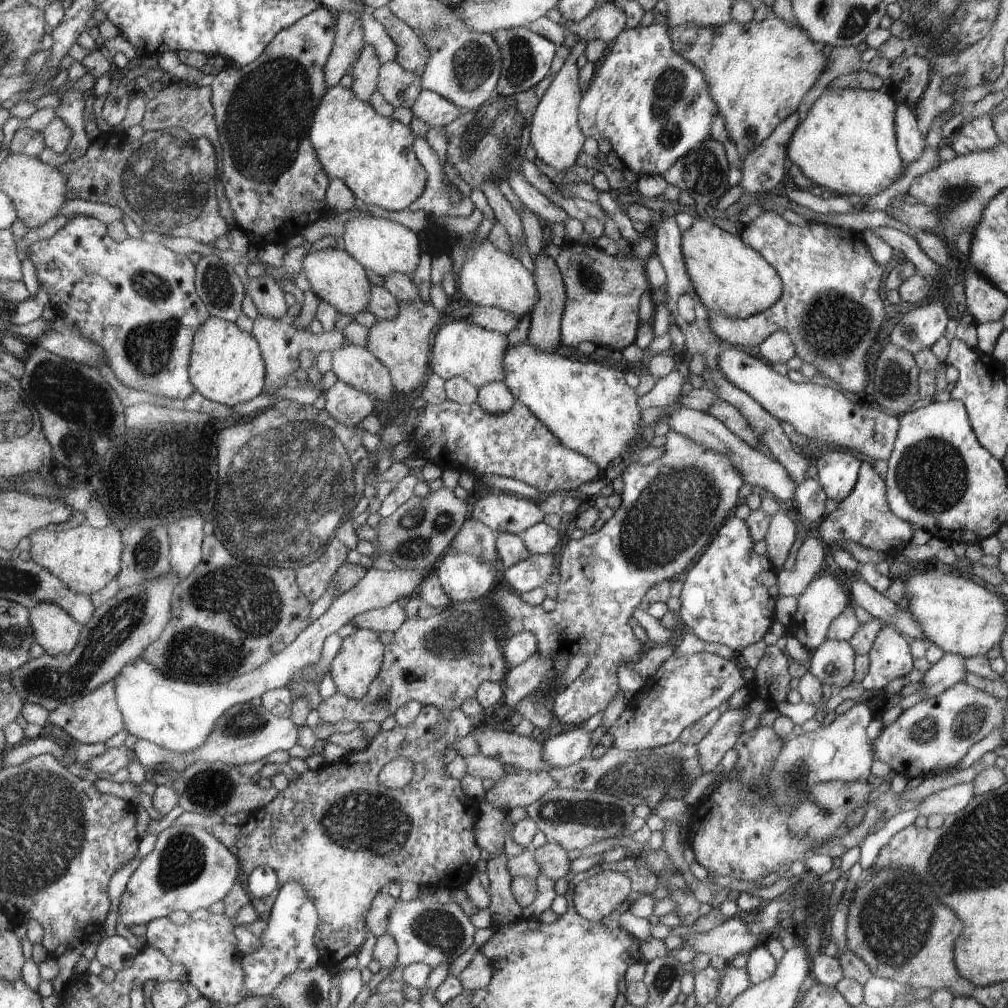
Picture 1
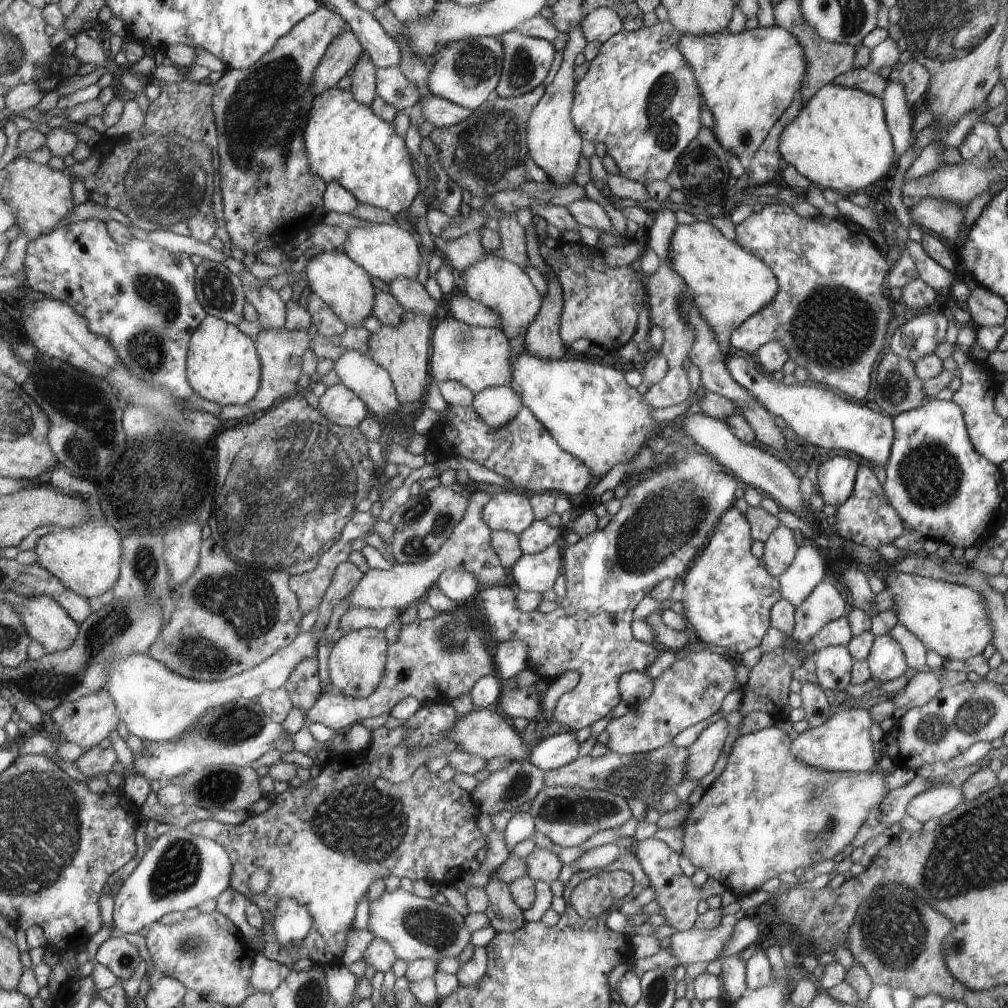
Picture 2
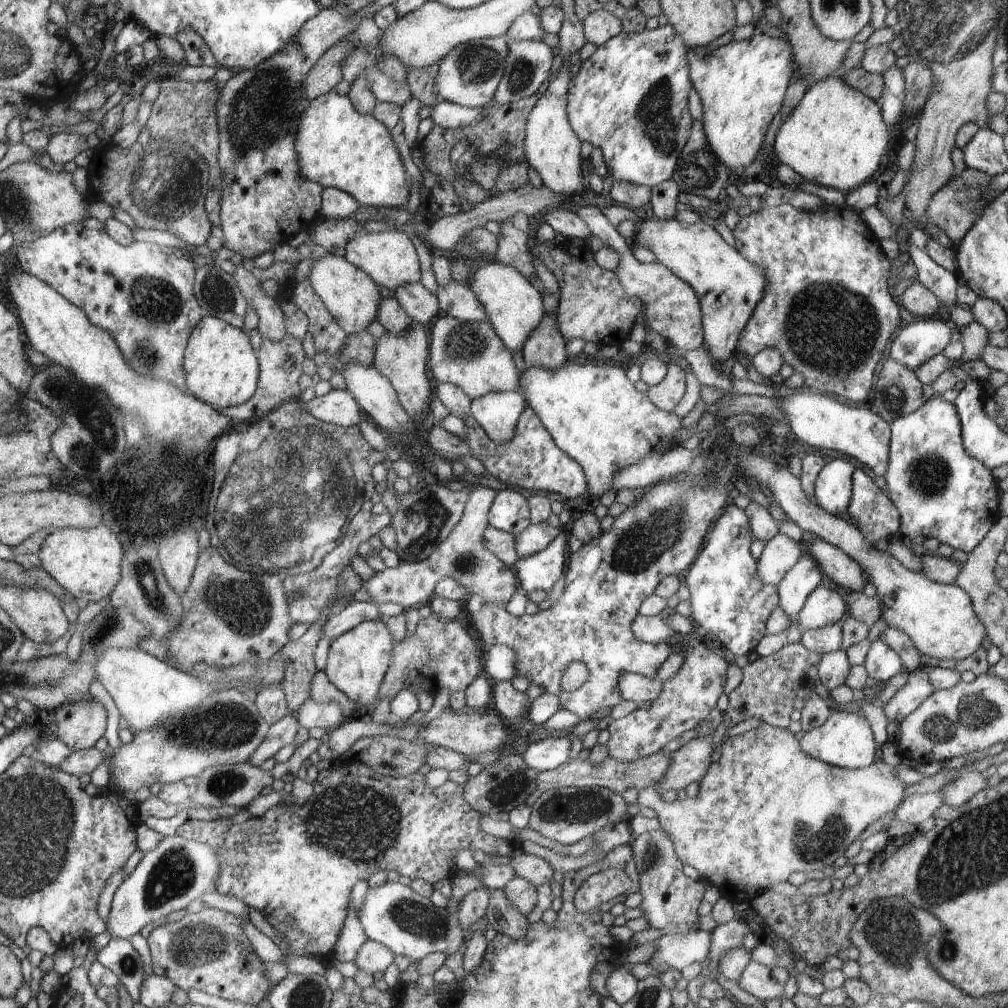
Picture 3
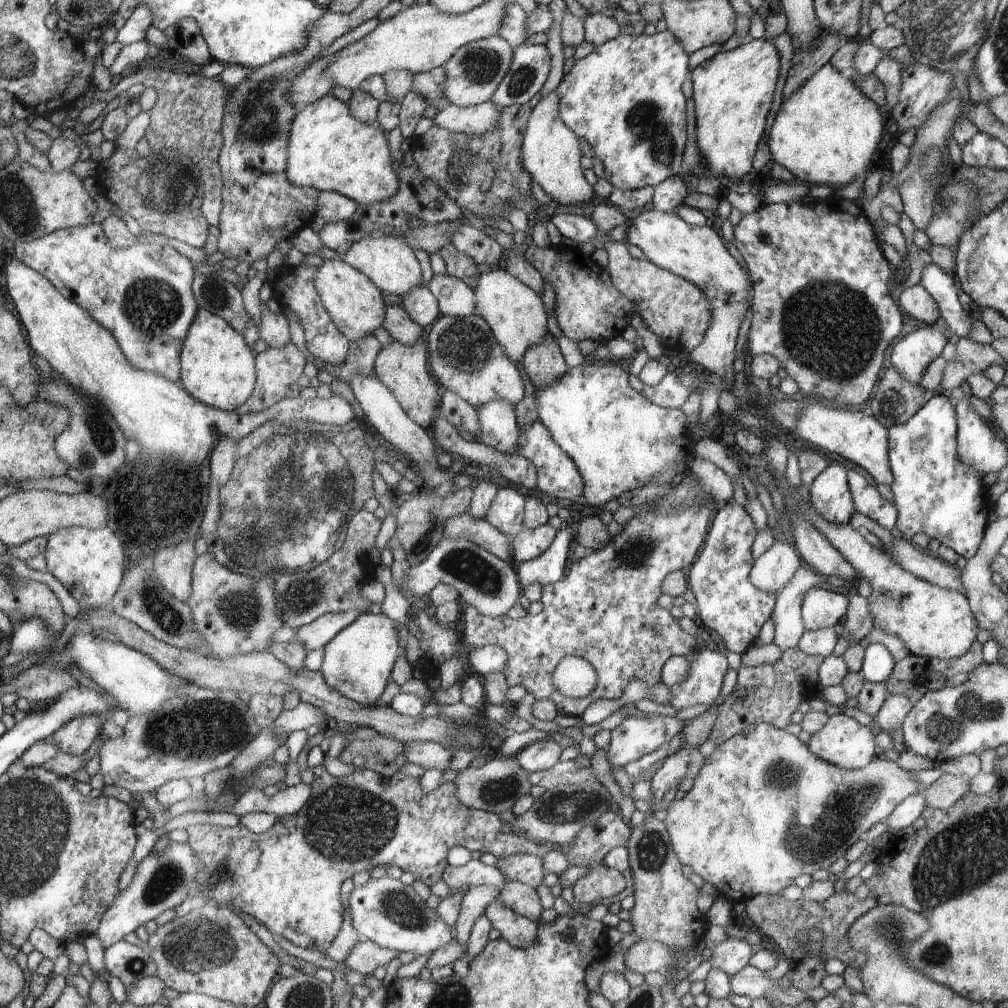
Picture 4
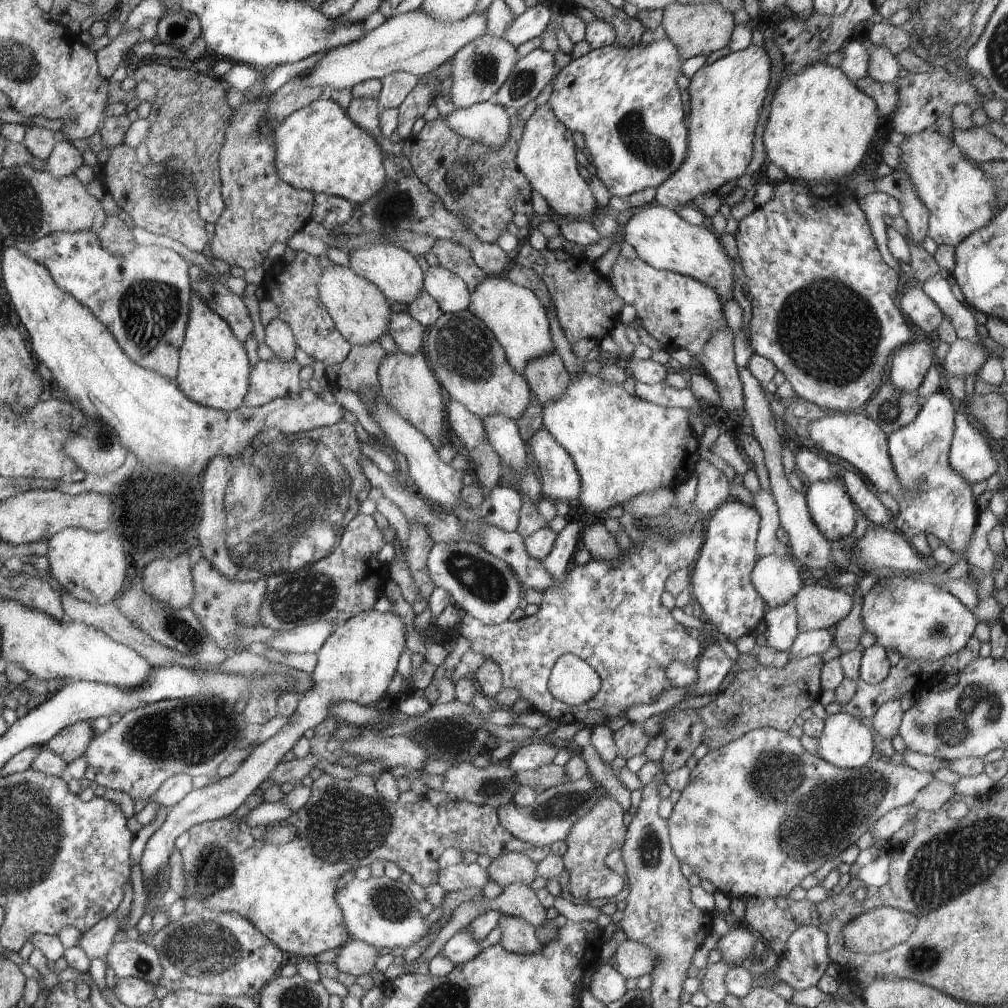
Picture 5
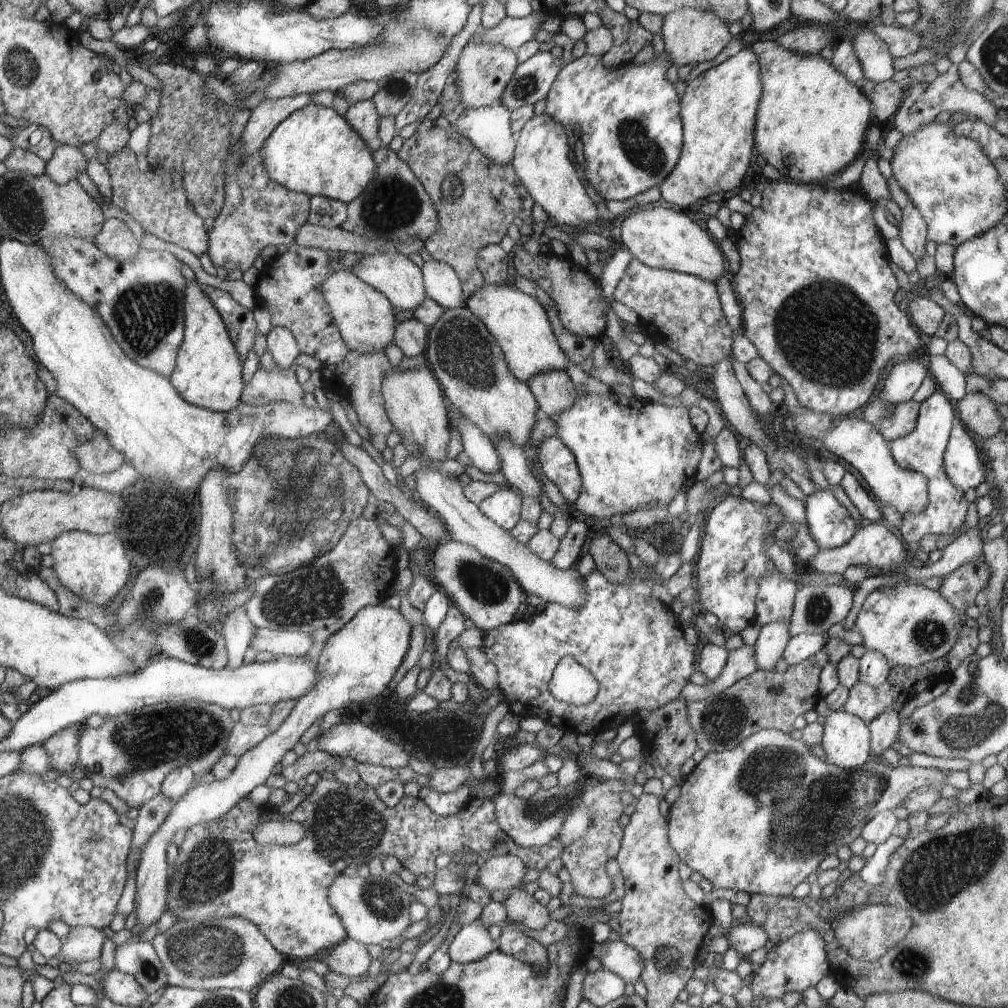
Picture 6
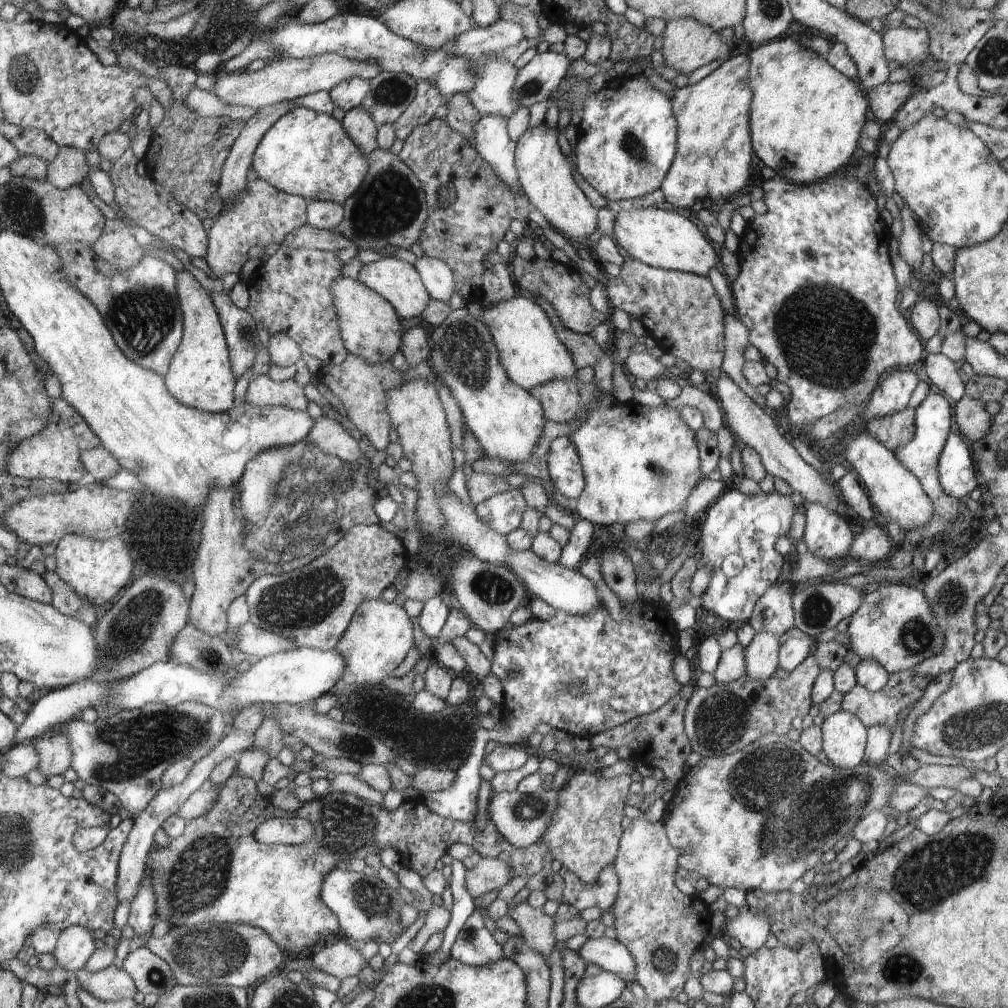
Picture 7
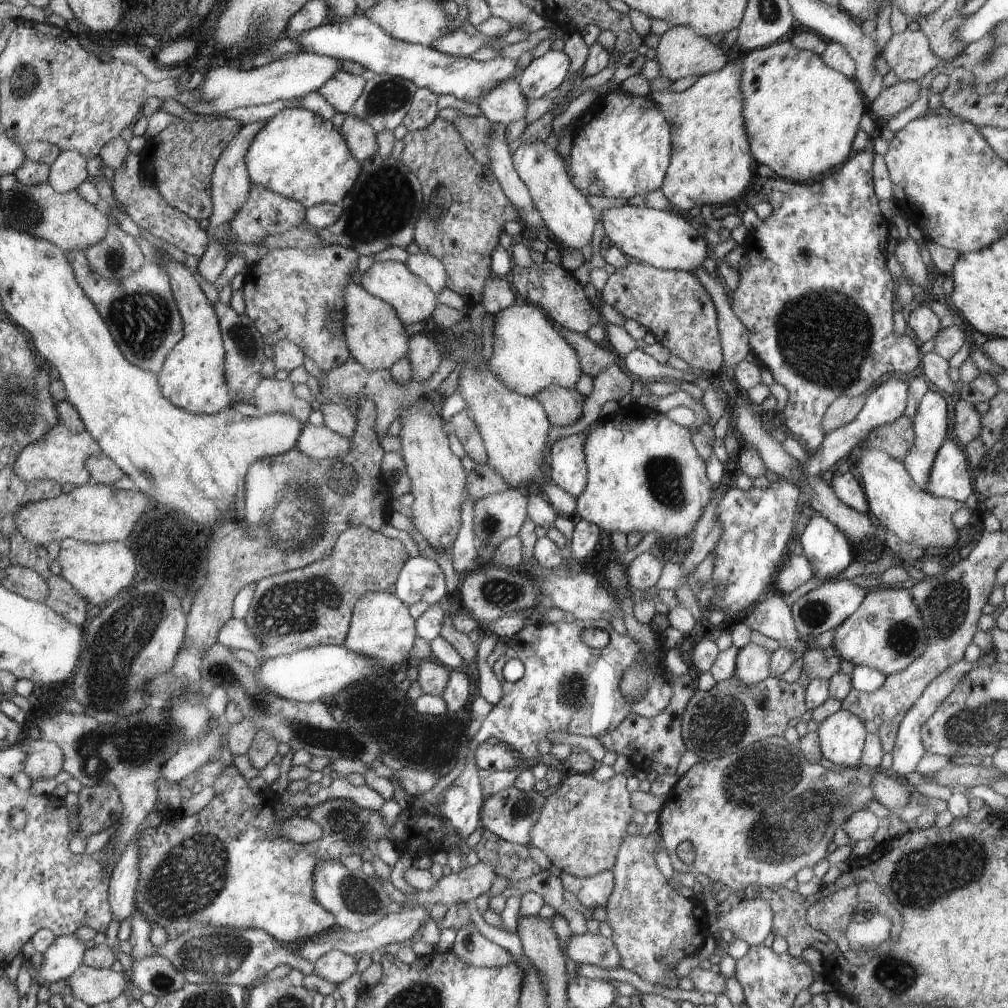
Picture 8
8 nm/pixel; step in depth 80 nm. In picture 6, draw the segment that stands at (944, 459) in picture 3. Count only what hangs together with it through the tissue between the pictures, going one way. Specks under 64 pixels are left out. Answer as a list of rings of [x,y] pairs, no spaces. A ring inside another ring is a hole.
[[[936,390],[926,400],[921,402],[914,430],[905,437],[893,440],[889,445],[894,460],[904,469],[915,475],[924,475],[927,480],[929,494],[928,506],[918,514],[903,515],[902,526],[897,532],[909,548],[914,548],[926,534],[954,534],[966,524],[968,502],[958,487],[950,482],[946,476],[943,458],[952,427],[954,426],[956,412],[950,404],[950,399],[940,390]]]

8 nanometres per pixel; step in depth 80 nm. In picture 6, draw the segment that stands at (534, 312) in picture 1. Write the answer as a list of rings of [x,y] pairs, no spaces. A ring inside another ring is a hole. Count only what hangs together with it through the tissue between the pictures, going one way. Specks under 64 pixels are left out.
[[[566,371],[537,374],[537,377],[530,378],[528,386],[536,395],[539,414],[552,420],[568,410],[577,397],[576,387]]]

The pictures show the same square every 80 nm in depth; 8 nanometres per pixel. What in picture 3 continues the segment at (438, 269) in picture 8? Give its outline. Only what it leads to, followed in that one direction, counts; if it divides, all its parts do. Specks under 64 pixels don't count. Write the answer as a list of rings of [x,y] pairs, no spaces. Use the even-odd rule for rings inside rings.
[[[451,280],[445,286],[438,285],[435,290],[439,308],[447,315],[463,321],[486,321],[487,314],[482,303],[476,298],[468,284]]]

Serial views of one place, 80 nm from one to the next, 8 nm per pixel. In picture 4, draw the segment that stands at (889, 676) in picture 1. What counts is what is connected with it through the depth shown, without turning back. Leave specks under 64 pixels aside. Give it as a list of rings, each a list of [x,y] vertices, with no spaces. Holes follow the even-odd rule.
[[[870,643],[865,648],[861,671],[866,681],[884,682],[888,680],[894,667],[894,658],[883,643]]]

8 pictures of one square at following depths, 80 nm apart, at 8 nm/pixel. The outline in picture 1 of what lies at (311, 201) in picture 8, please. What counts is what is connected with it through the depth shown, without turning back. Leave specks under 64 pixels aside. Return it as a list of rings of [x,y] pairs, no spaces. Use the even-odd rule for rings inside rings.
[[[339,84],[327,88],[313,114],[309,128],[309,141],[313,143],[318,162],[330,179],[340,179],[365,205],[374,204],[384,210],[408,209],[425,192],[426,169],[414,158],[413,142],[416,137],[410,128],[392,117],[378,114],[369,102],[364,102]]]

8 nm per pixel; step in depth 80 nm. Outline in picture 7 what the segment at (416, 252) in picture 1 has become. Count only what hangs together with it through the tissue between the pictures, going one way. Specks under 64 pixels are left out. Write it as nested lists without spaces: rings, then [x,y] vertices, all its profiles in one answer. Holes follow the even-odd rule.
[[[394,257],[381,258],[376,262],[364,264],[357,280],[365,283],[370,290],[377,291],[389,303],[393,303],[402,318],[420,316],[429,308],[433,300],[414,265]]]

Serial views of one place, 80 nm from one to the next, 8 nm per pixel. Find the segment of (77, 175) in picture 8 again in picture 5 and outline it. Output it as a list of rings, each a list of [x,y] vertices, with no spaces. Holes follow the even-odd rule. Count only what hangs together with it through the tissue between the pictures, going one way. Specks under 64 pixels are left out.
[[[59,140],[45,162],[45,170],[56,178],[71,177],[84,164],[83,154],[70,141]]]

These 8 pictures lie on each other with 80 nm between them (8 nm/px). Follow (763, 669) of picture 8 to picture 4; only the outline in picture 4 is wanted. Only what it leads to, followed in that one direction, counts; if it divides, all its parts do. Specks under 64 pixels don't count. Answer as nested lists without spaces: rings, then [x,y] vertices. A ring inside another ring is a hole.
[[[806,563],[795,572],[792,580],[777,594],[777,601],[770,613],[769,620],[774,623],[775,633],[772,643],[783,651],[797,646],[800,637],[806,632],[801,615],[803,598],[816,584],[827,581],[840,587],[848,579],[817,573]]]

